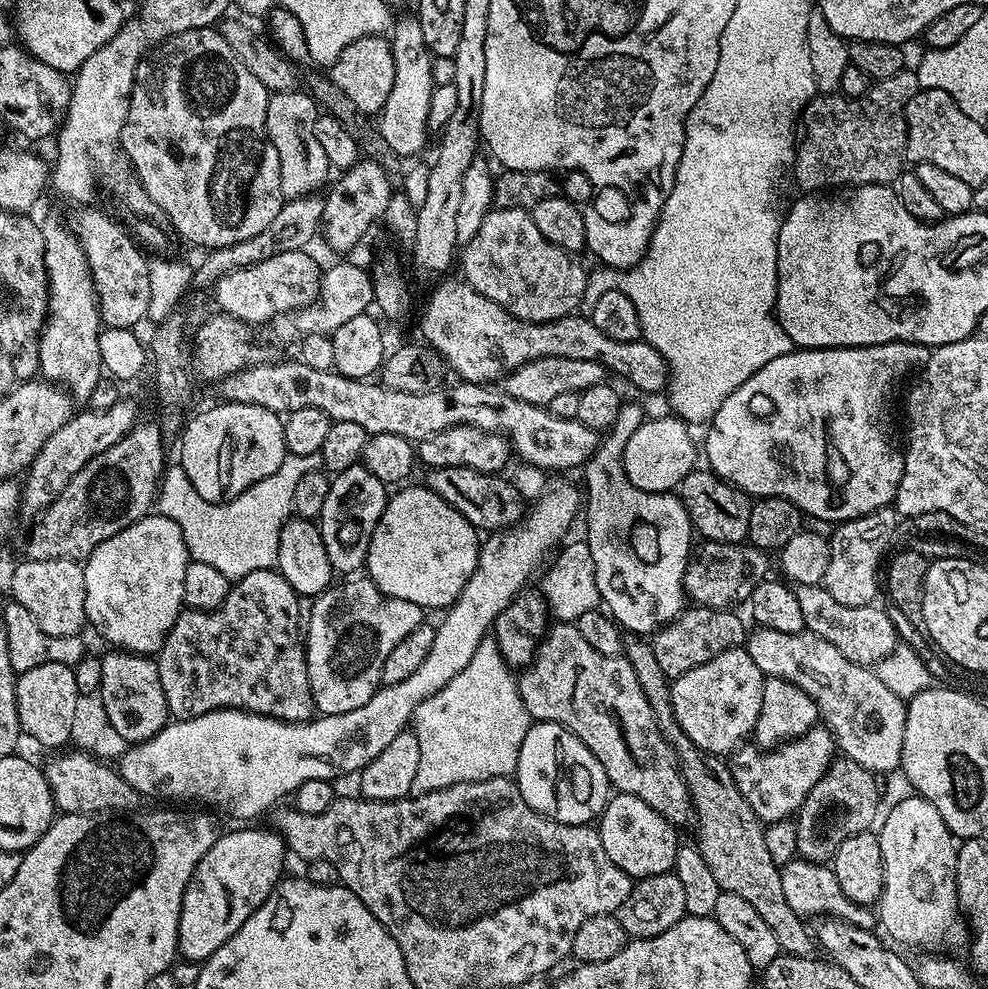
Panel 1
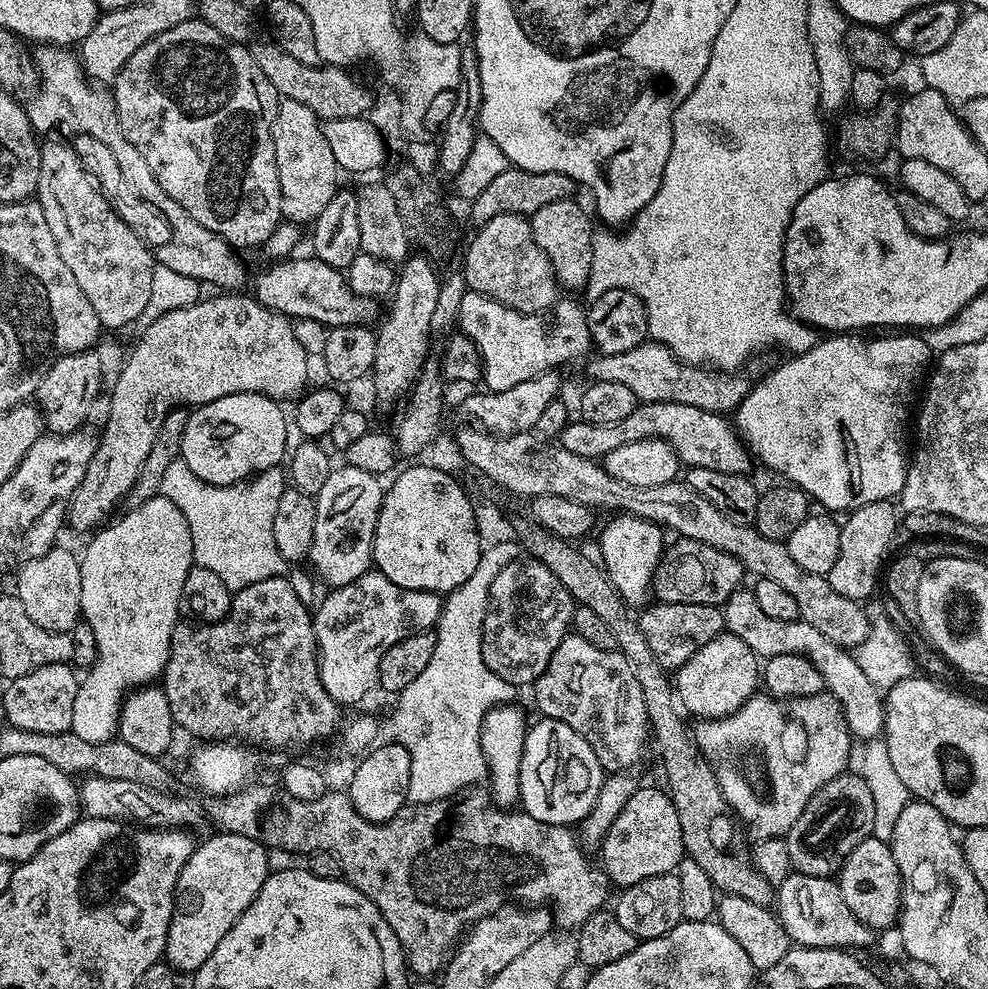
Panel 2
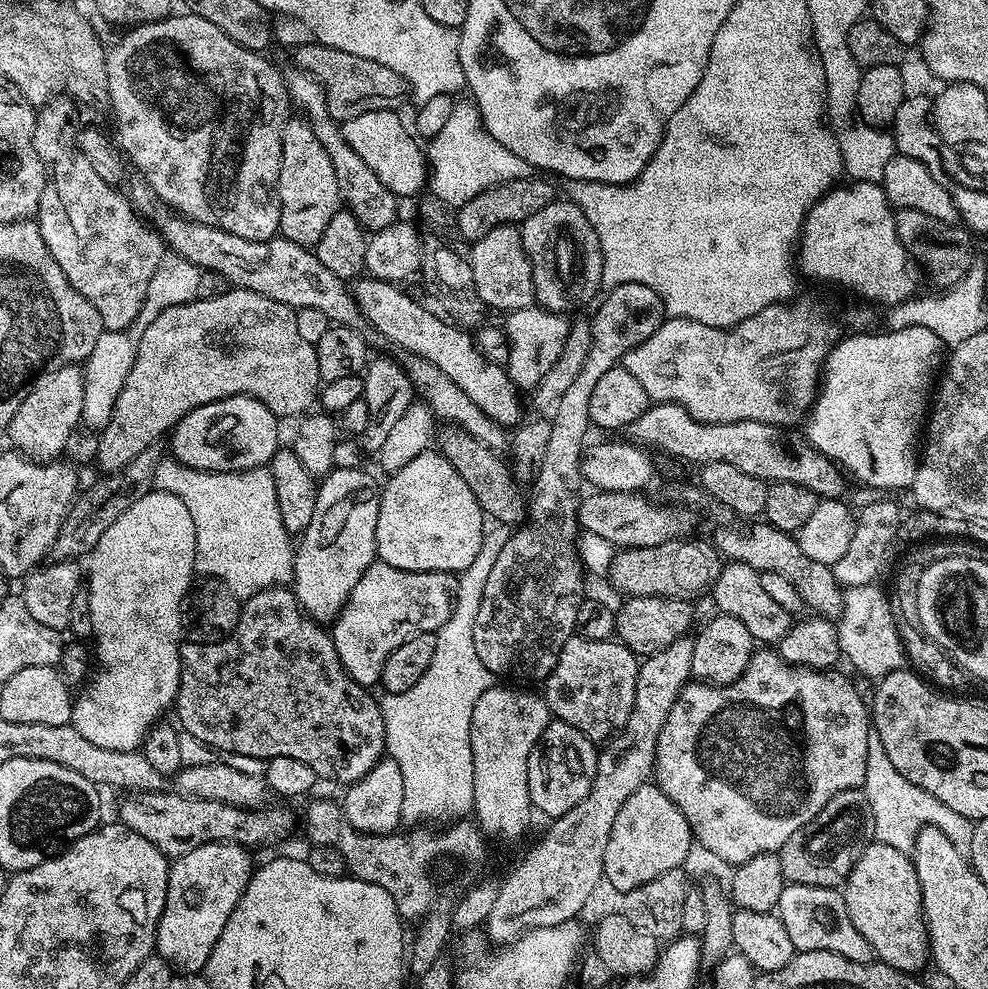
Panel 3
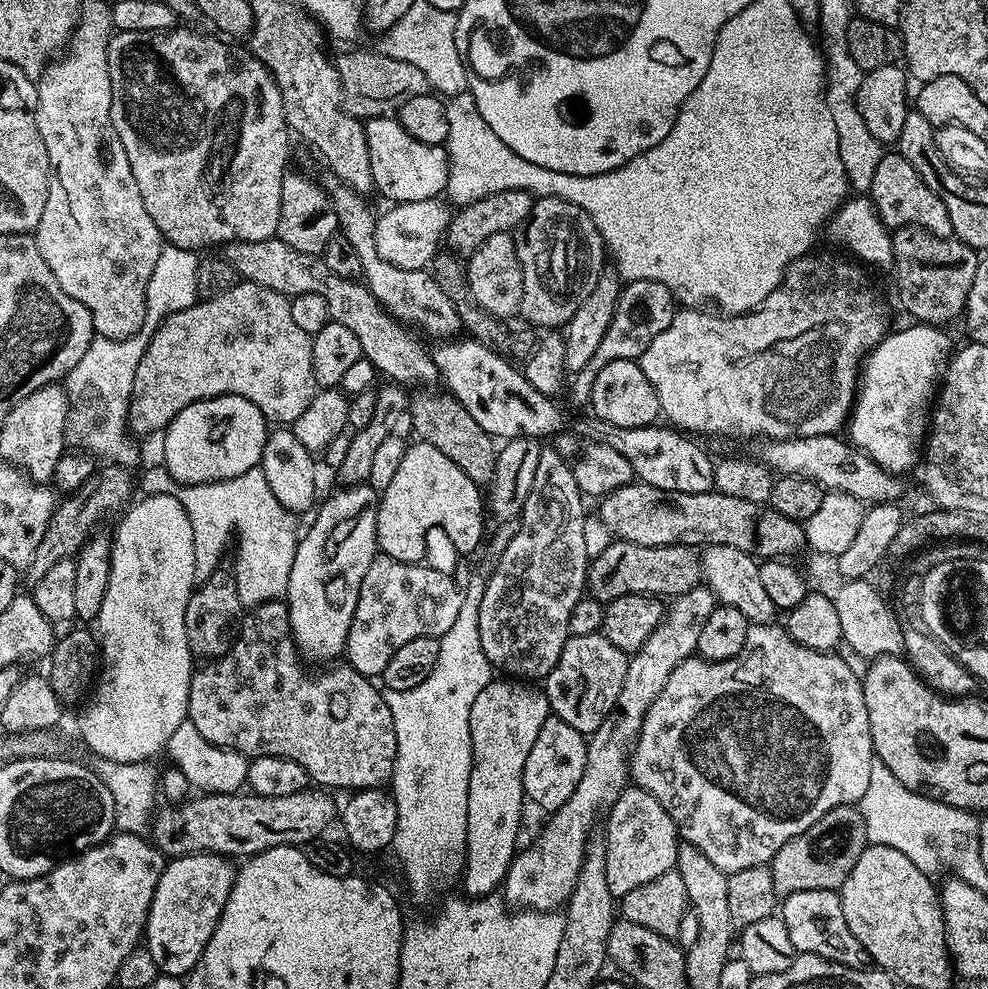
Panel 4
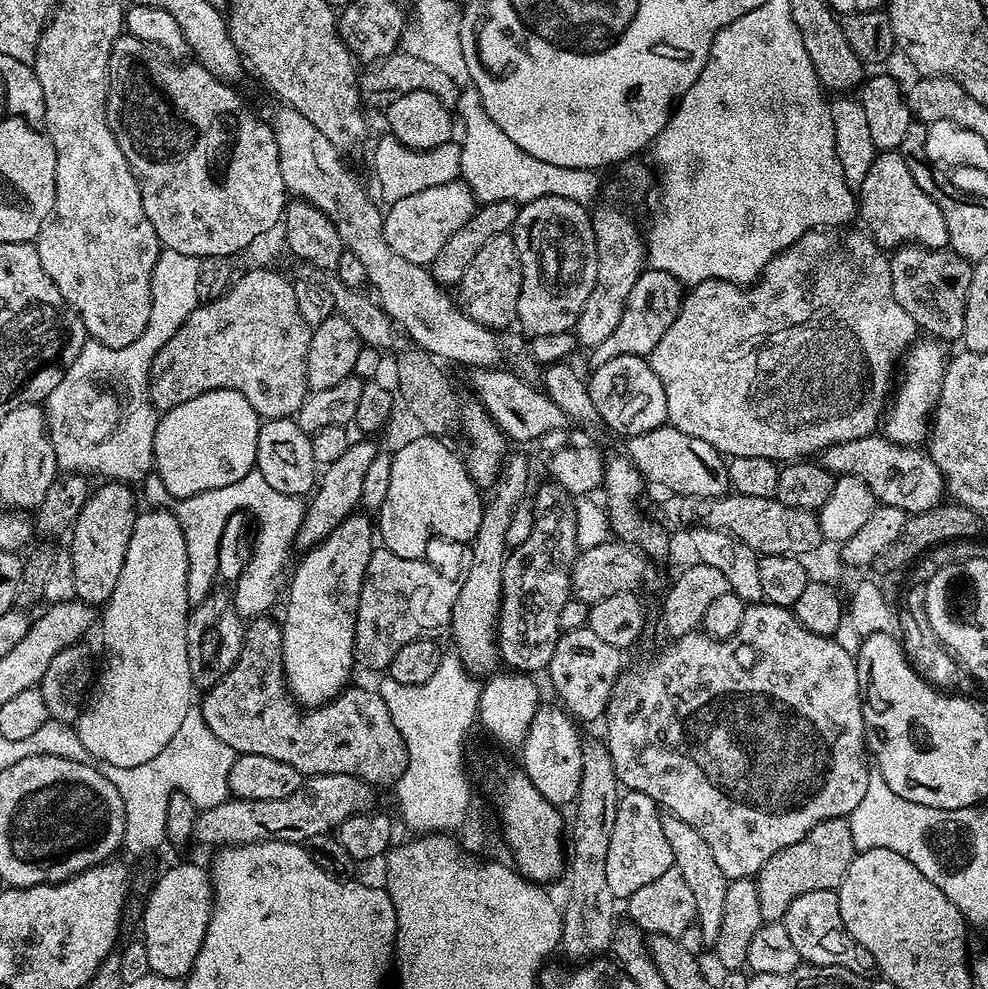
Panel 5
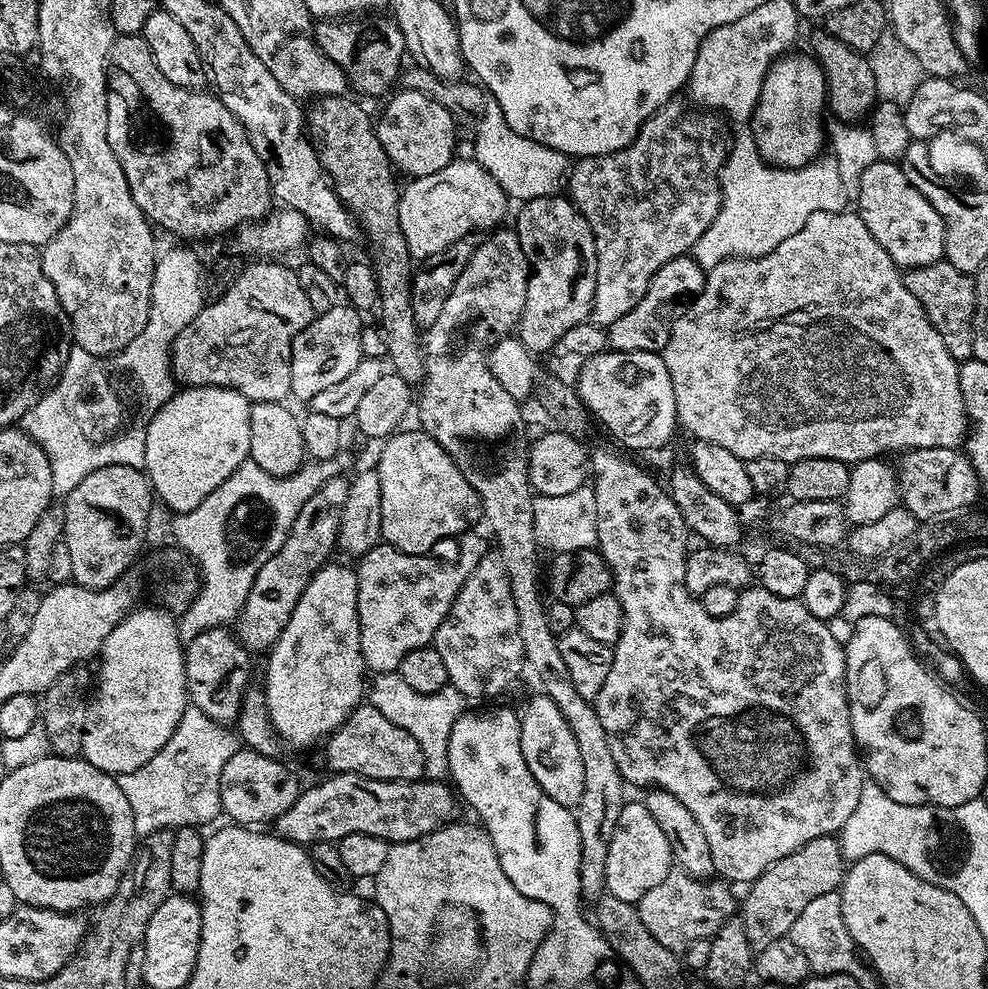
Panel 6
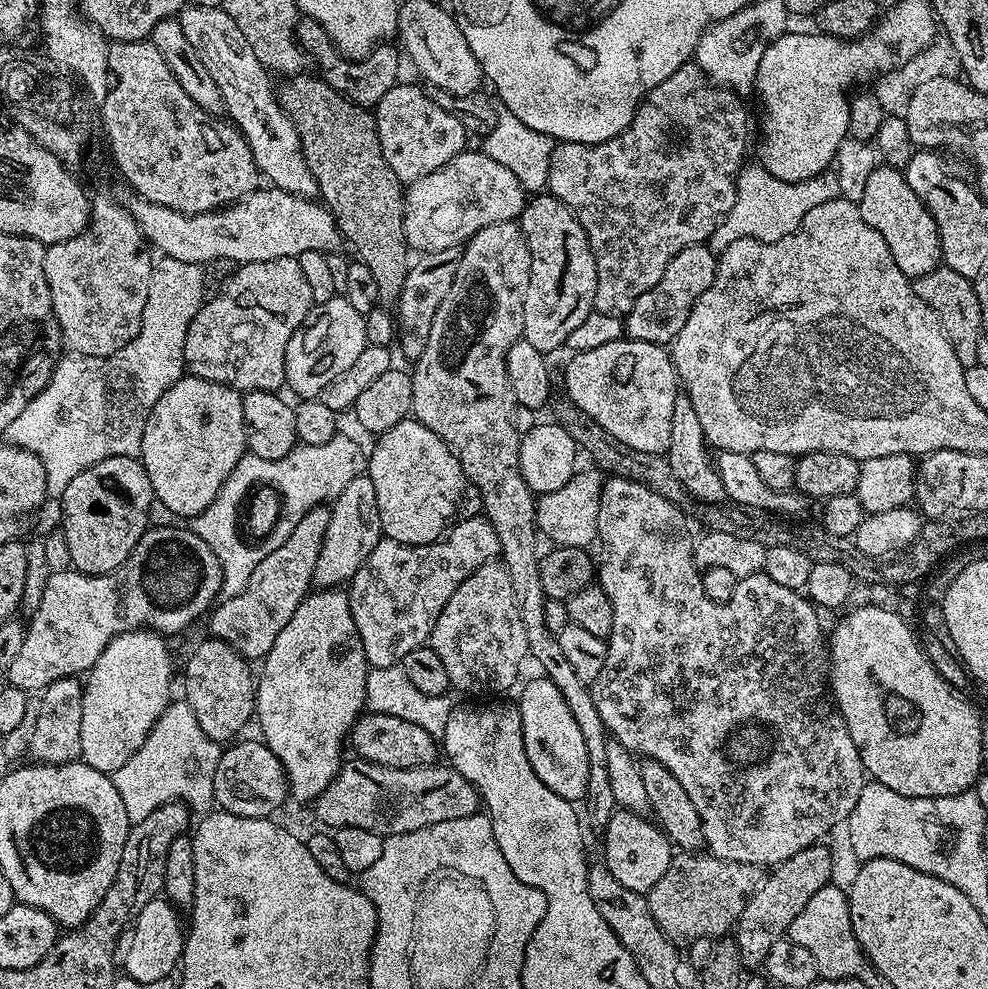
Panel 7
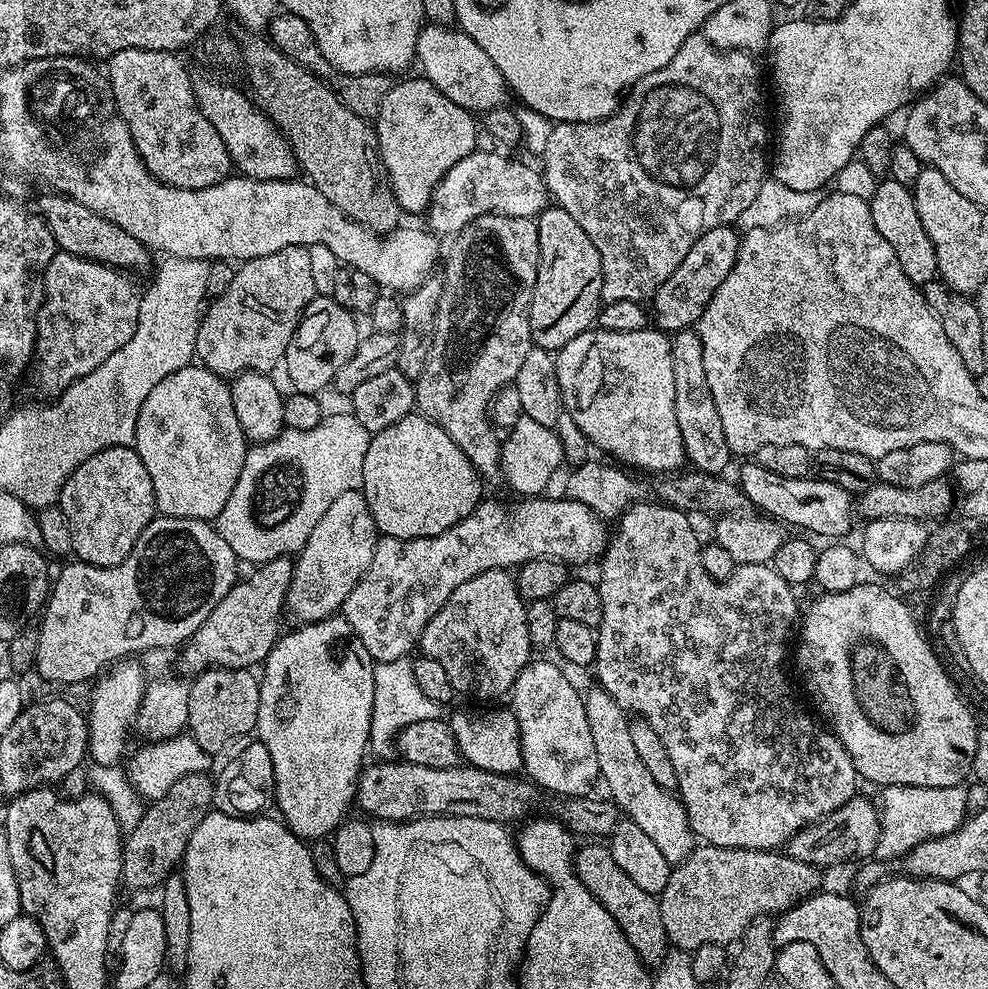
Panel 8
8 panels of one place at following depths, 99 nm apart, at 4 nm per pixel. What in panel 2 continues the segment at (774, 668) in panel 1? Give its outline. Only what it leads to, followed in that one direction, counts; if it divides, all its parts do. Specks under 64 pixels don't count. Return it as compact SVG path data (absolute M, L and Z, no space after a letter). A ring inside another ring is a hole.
M741 590L734 593L727 602L722 605L724 609L724 627L733 632L750 650L754 650L757 657L767 658L780 654L798 654L804 656L822 674L827 691L835 697L844 711L844 717L848 723L848 731L857 741L872 740L884 731L884 702L885 697L881 689L874 682L870 682L862 672L856 661L855 655L847 648L840 648L826 634L814 630L810 622L805 620L791 620L781 622L779 618L770 618L758 606L758 598L754 598L751 590Z

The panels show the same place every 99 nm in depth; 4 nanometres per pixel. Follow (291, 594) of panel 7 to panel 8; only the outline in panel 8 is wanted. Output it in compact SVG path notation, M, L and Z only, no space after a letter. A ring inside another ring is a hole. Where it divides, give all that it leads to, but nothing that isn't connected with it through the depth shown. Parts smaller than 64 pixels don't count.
M279 556L270 562L259 565L248 576L248 580L241 579L210 610L206 622L197 632L190 637L188 641L179 649L178 668L181 673L199 674L206 671L207 668L246 668L251 669L253 666L263 665L264 659L270 654L270 650L276 644L278 637L281 635L280 615L283 617L286 612L284 599L290 588L290 578L292 577L293 561L287 556Z

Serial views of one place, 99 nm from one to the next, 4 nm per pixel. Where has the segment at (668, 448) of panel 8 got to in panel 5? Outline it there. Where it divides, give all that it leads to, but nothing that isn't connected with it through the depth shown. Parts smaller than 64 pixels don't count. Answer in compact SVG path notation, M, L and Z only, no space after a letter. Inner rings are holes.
M619 356L606 366L595 369L587 381L588 393L594 398L594 406L598 410L600 420L608 423L624 438L637 436L655 428L665 427L668 419L666 406L666 390L662 390L662 382L658 382L658 374L649 366L643 356Z

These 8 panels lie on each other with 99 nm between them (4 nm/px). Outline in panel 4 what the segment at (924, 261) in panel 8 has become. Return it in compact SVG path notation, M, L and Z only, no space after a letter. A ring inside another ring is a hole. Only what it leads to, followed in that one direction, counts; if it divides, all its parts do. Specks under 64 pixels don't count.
M885 151L878 162L878 170L874 170L874 178L870 189L872 204L876 207L875 215L889 230L897 228L925 228L935 236L952 236L950 214L946 214L946 206L942 206L942 198L922 182L918 170L910 166L910 162L899 151Z

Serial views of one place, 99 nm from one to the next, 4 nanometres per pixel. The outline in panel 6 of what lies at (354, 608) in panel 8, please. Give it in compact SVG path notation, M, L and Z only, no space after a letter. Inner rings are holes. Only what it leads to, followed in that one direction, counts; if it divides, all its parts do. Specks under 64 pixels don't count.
M476 530L463 533L458 540L460 543L460 564L451 564L448 560L435 560L435 555L432 554L423 556L406 554L402 550L392 548L383 542L374 545L365 556L359 557L356 568L358 622L360 623L362 658L365 669L369 673L397 671L402 658L410 650L426 648L432 644L434 634L438 630L438 626L442 626L458 590L464 584L464 579L478 567L485 552L489 551L489 541L485 540L476 533Z

